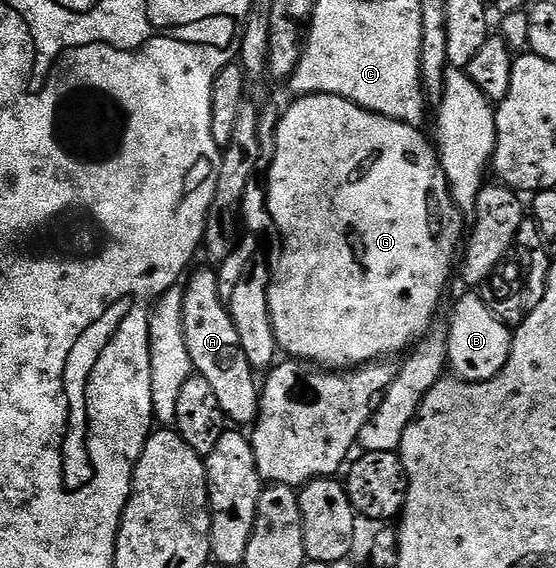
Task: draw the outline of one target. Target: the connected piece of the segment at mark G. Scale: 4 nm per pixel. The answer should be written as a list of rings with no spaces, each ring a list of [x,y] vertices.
[[[333,94],[300,95],[287,109],[282,109],[275,131],[275,155],[270,157],[271,169],[265,173],[265,179],[271,223],[274,231],[279,231],[283,239],[283,253],[279,256],[279,265],[274,265],[269,286],[269,310],[277,342],[288,357],[328,370],[346,370],[391,358],[394,352],[406,353],[430,333],[436,319],[435,311],[443,300],[443,291],[447,283],[453,280],[461,256],[461,237],[464,232],[463,224],[459,221],[461,213],[451,196],[451,187],[447,184],[447,175],[436,145],[432,141],[430,144],[419,131],[414,124],[370,112]]]

